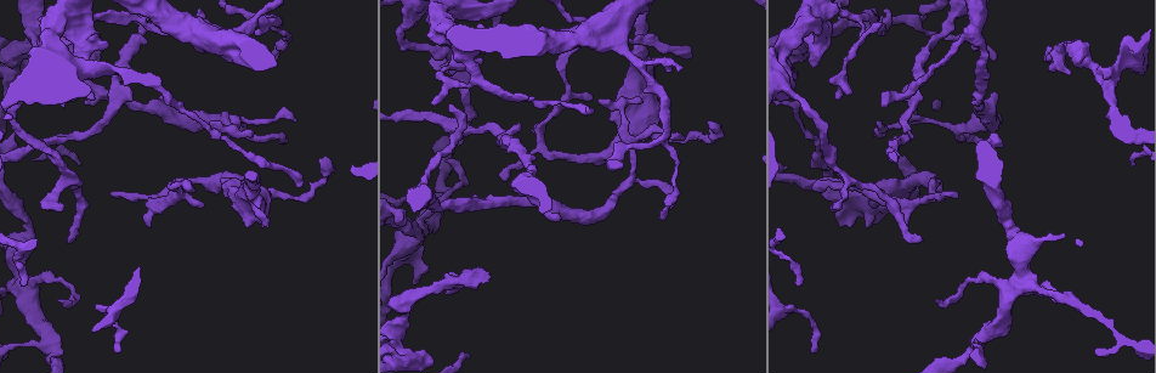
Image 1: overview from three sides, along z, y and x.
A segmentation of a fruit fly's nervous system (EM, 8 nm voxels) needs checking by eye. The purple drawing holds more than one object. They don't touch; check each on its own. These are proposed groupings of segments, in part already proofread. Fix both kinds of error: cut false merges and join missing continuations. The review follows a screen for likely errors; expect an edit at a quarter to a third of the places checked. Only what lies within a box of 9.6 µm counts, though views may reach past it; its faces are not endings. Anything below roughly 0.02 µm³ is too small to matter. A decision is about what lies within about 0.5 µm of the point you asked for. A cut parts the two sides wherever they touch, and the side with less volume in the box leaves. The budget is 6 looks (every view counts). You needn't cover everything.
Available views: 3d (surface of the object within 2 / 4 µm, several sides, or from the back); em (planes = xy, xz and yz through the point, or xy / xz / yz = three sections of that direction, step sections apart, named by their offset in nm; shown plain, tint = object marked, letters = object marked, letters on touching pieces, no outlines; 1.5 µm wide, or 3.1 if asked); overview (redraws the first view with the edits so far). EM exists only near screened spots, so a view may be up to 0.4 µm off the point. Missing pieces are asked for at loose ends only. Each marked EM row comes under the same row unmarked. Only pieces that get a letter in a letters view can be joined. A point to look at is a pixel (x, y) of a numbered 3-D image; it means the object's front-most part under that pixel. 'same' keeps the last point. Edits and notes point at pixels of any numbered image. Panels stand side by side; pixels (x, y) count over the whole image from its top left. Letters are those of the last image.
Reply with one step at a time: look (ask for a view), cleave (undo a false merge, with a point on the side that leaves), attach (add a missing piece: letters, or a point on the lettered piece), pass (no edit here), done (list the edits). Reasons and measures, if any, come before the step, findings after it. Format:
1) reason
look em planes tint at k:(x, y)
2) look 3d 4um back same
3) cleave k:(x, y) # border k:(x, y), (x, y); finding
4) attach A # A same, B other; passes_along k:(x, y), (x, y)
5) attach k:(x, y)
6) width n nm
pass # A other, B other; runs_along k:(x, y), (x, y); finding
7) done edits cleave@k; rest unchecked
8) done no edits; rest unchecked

sudden change in width
look em xz step 8 tint at 1:(277, 197)

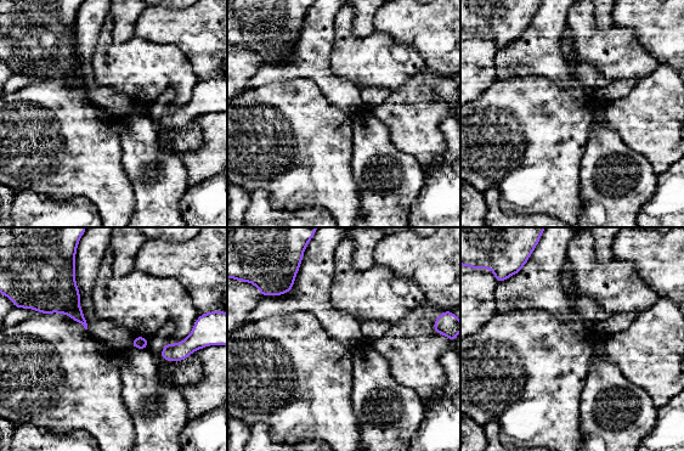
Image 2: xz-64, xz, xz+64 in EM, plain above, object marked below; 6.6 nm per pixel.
see the neighbours
look em xz step 8 letters same

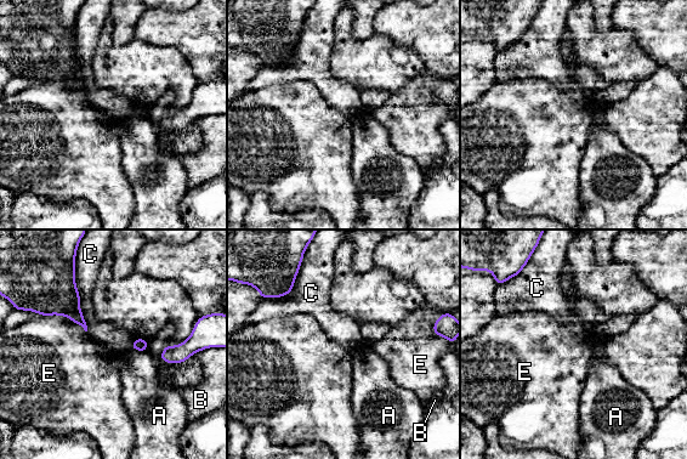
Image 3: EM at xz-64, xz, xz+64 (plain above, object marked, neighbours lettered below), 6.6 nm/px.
pass # A other, B other, C other, E other; border 3:(74, 273), (79, 309), (87, 330); one neuron here

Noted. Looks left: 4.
look em yz step 8 letters at 1:(489, 281)

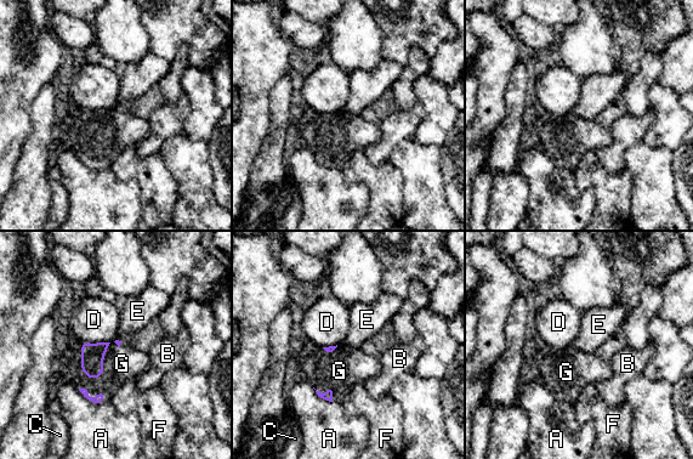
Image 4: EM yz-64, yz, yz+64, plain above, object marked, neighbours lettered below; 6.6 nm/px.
cut it another way
look em planes letters same

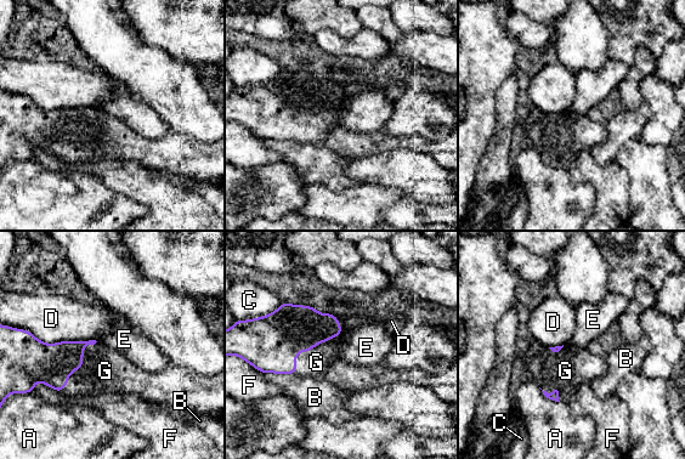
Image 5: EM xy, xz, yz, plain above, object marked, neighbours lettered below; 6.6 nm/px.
attach G # A other, B other, C other, D other, E other, F other, G same; passes_along 5:(304, 328), (341, 329), (320, 358); the neuron continues

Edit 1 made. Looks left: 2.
done edits attach@5; rest unchecked

